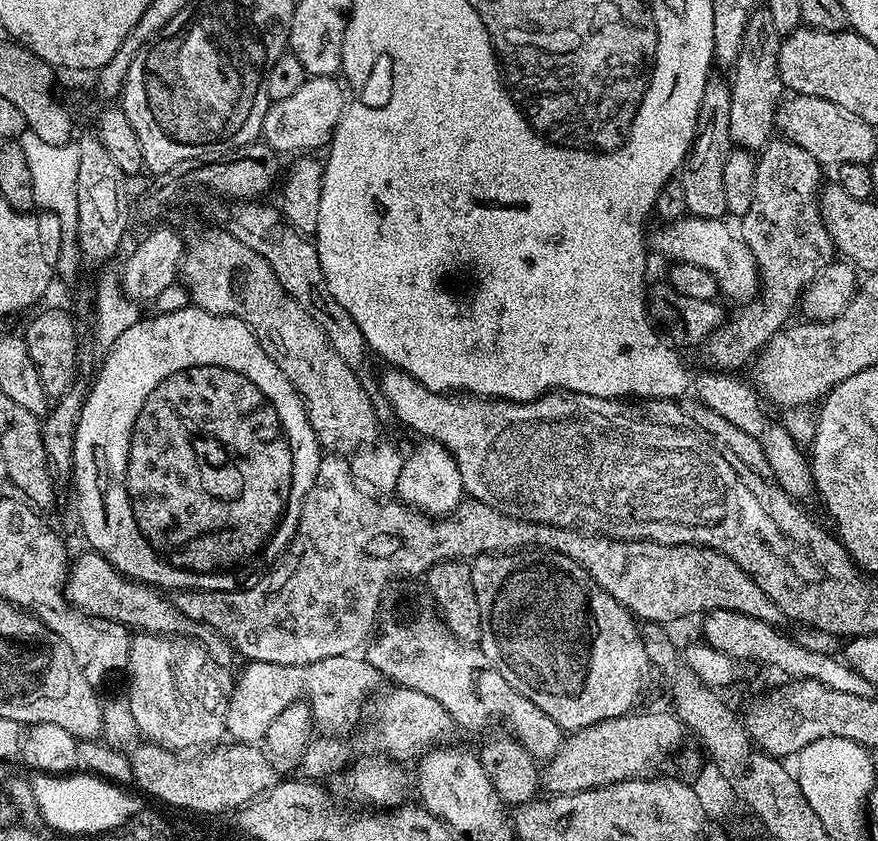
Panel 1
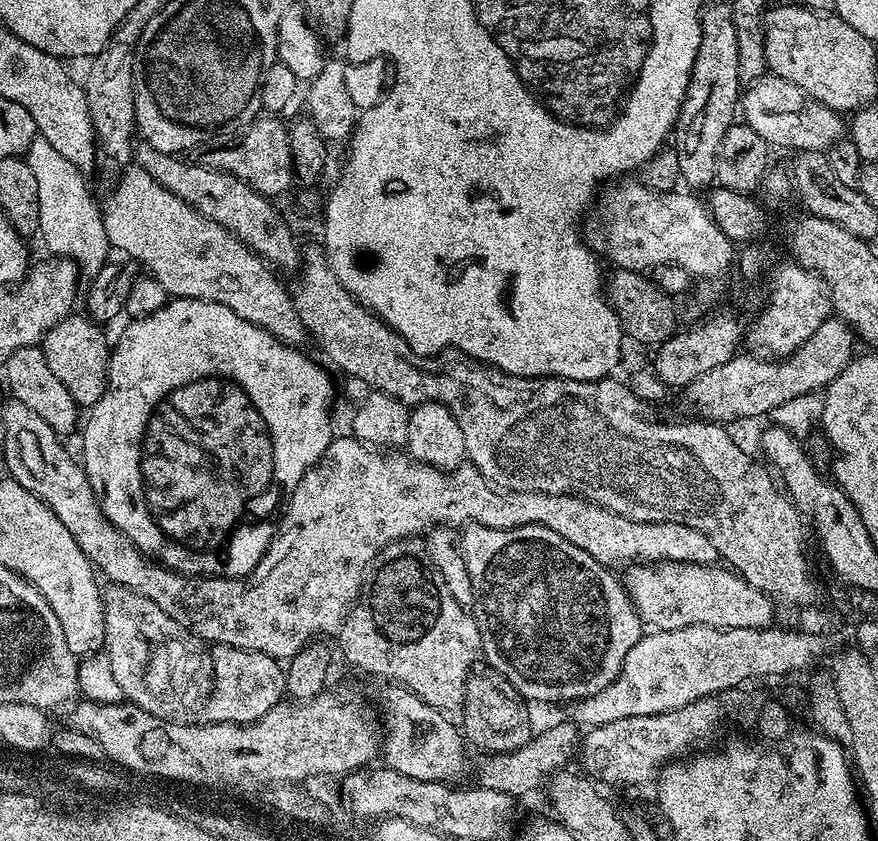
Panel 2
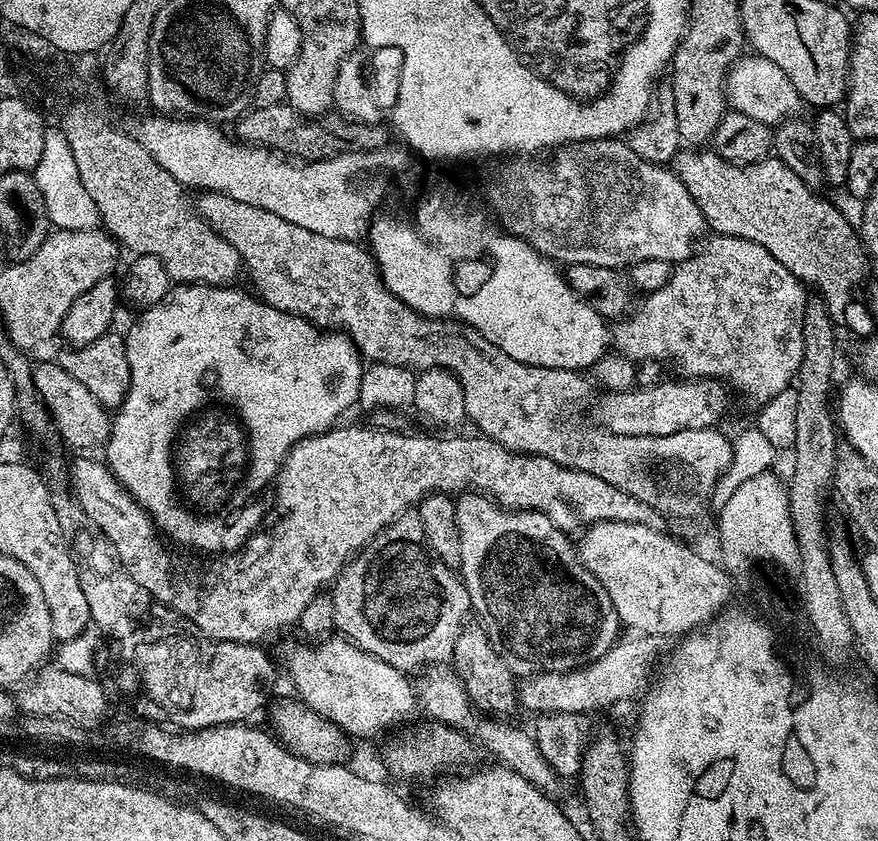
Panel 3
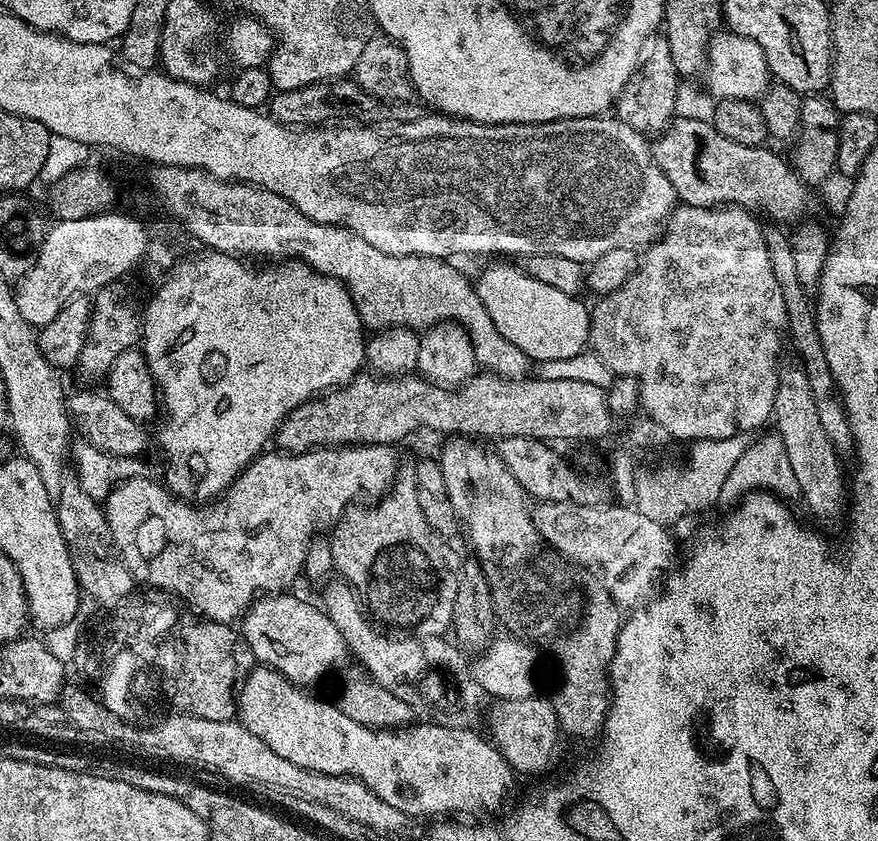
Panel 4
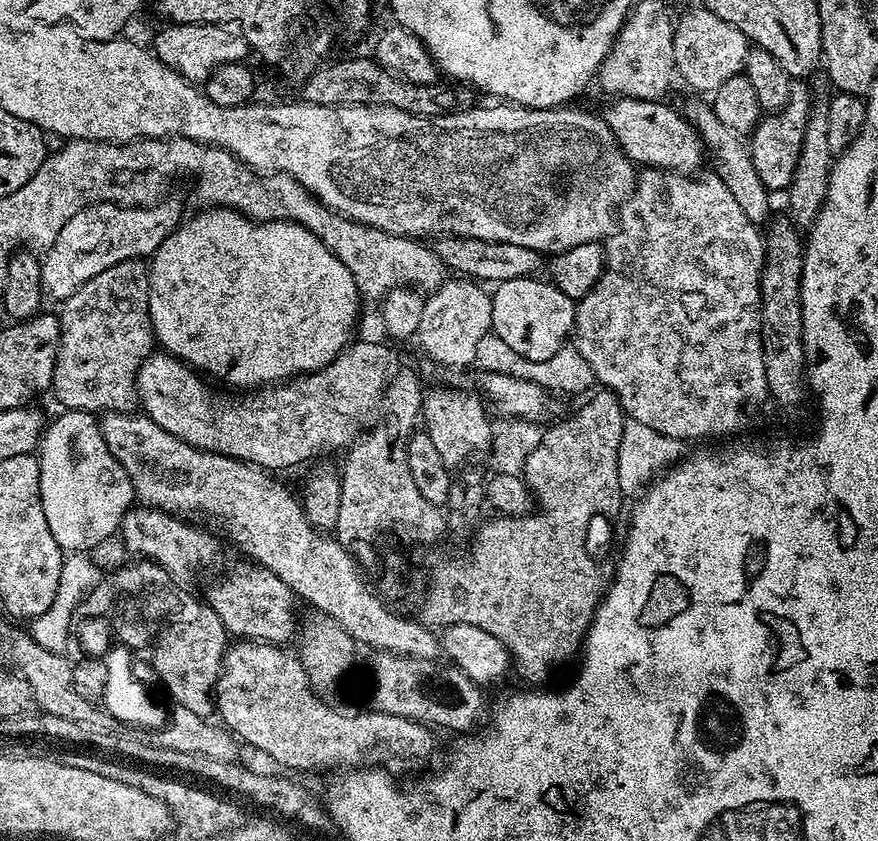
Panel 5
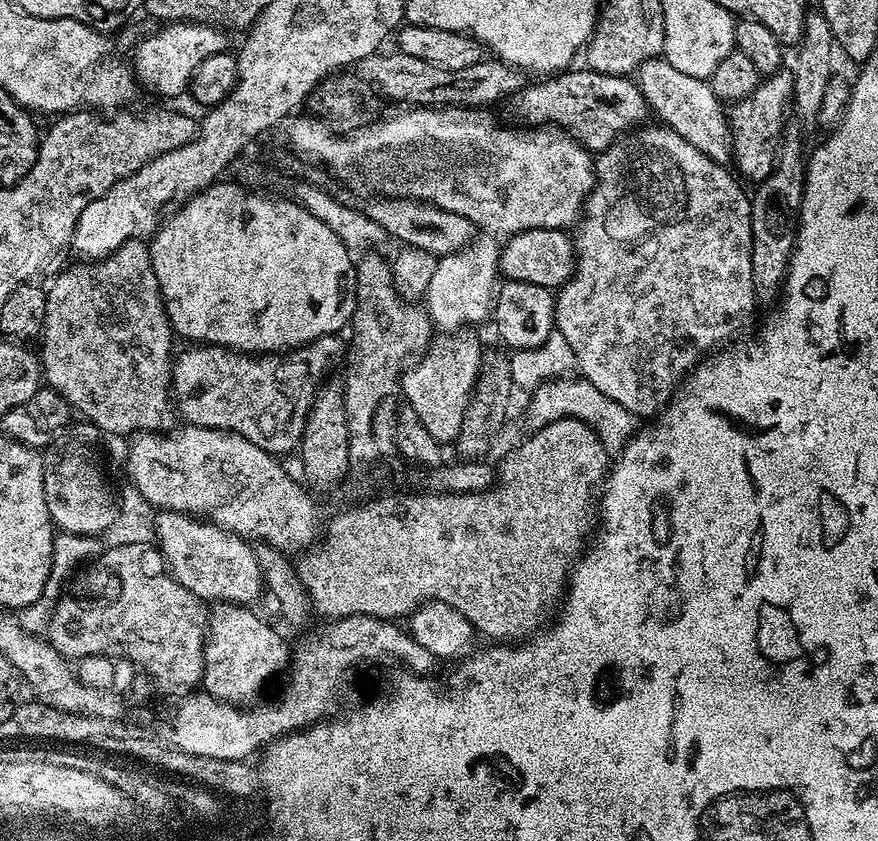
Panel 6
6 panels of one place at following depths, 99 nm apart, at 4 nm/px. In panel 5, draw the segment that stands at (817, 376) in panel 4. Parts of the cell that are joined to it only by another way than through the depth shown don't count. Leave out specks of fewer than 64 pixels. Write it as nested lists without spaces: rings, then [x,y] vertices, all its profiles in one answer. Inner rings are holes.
[[[711,103],[692,104],[686,109],[686,115],[688,121],[699,132],[710,160],[716,163],[716,172],[724,183],[723,191],[732,196],[734,202],[738,202],[742,214],[746,214],[746,218],[750,218],[752,224],[763,225],[769,219],[770,193],[768,187],[762,182],[762,178],[758,178],[758,170],[754,170],[749,145],[738,134],[734,134],[734,130],[727,128],[723,122],[718,122],[718,114],[714,114]]]

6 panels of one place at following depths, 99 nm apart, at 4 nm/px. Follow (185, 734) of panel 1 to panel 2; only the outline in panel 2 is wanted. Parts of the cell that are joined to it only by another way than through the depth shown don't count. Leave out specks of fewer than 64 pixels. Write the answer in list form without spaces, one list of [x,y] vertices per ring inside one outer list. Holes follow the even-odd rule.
[[[109,583],[107,587],[102,592],[103,651],[110,657],[110,670],[118,686],[122,686],[124,700],[154,714],[154,718],[187,721],[195,708],[203,709],[212,692],[212,662],[206,658],[205,641],[174,622],[150,598],[121,584]]]

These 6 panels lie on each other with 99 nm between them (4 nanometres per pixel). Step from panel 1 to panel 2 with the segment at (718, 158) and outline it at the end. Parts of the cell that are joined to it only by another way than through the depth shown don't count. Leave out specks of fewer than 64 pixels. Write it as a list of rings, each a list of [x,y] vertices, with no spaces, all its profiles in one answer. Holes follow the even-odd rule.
[[[724,2],[724,4],[709,3],[703,9],[700,18],[700,45],[698,46],[698,54],[694,58],[694,66],[692,67],[692,77],[688,83],[688,94],[684,97],[684,101],[680,103],[680,113],[676,119],[676,126],[674,129],[674,147],[678,154],[678,170],[680,171],[680,180],[683,181],[689,189],[700,190],[696,188],[705,188],[705,190],[713,187],[716,179],[716,163],[718,162],[718,146],[722,146],[722,138],[726,138],[726,130],[730,130],[730,126],[737,119],[738,105],[742,95],[742,79],[739,74],[739,56],[738,56],[738,38],[735,34],[735,24],[732,21],[732,5],[731,3]]]

